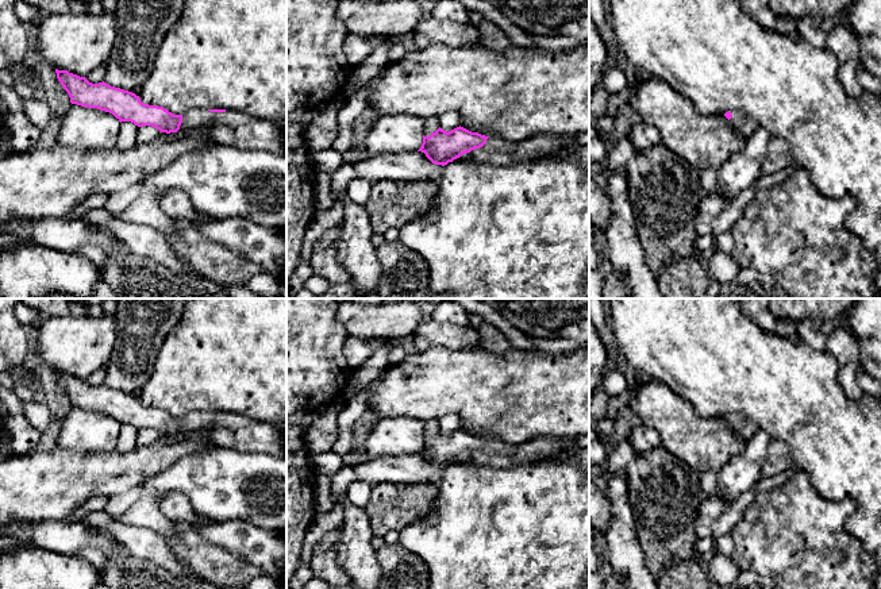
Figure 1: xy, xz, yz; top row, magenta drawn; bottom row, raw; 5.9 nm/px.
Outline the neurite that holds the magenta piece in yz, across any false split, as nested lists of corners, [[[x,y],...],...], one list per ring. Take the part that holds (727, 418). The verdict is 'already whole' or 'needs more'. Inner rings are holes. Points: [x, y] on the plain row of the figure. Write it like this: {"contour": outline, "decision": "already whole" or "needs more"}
{"contour": [[[728,413],[724,416],[724,419],[743,440],[751,439],[753,435],[759,430],[755,421],[740,413]]], "decision": "needs more"}

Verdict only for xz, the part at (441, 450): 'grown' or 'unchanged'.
grown

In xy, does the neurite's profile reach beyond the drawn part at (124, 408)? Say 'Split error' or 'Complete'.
Split error

